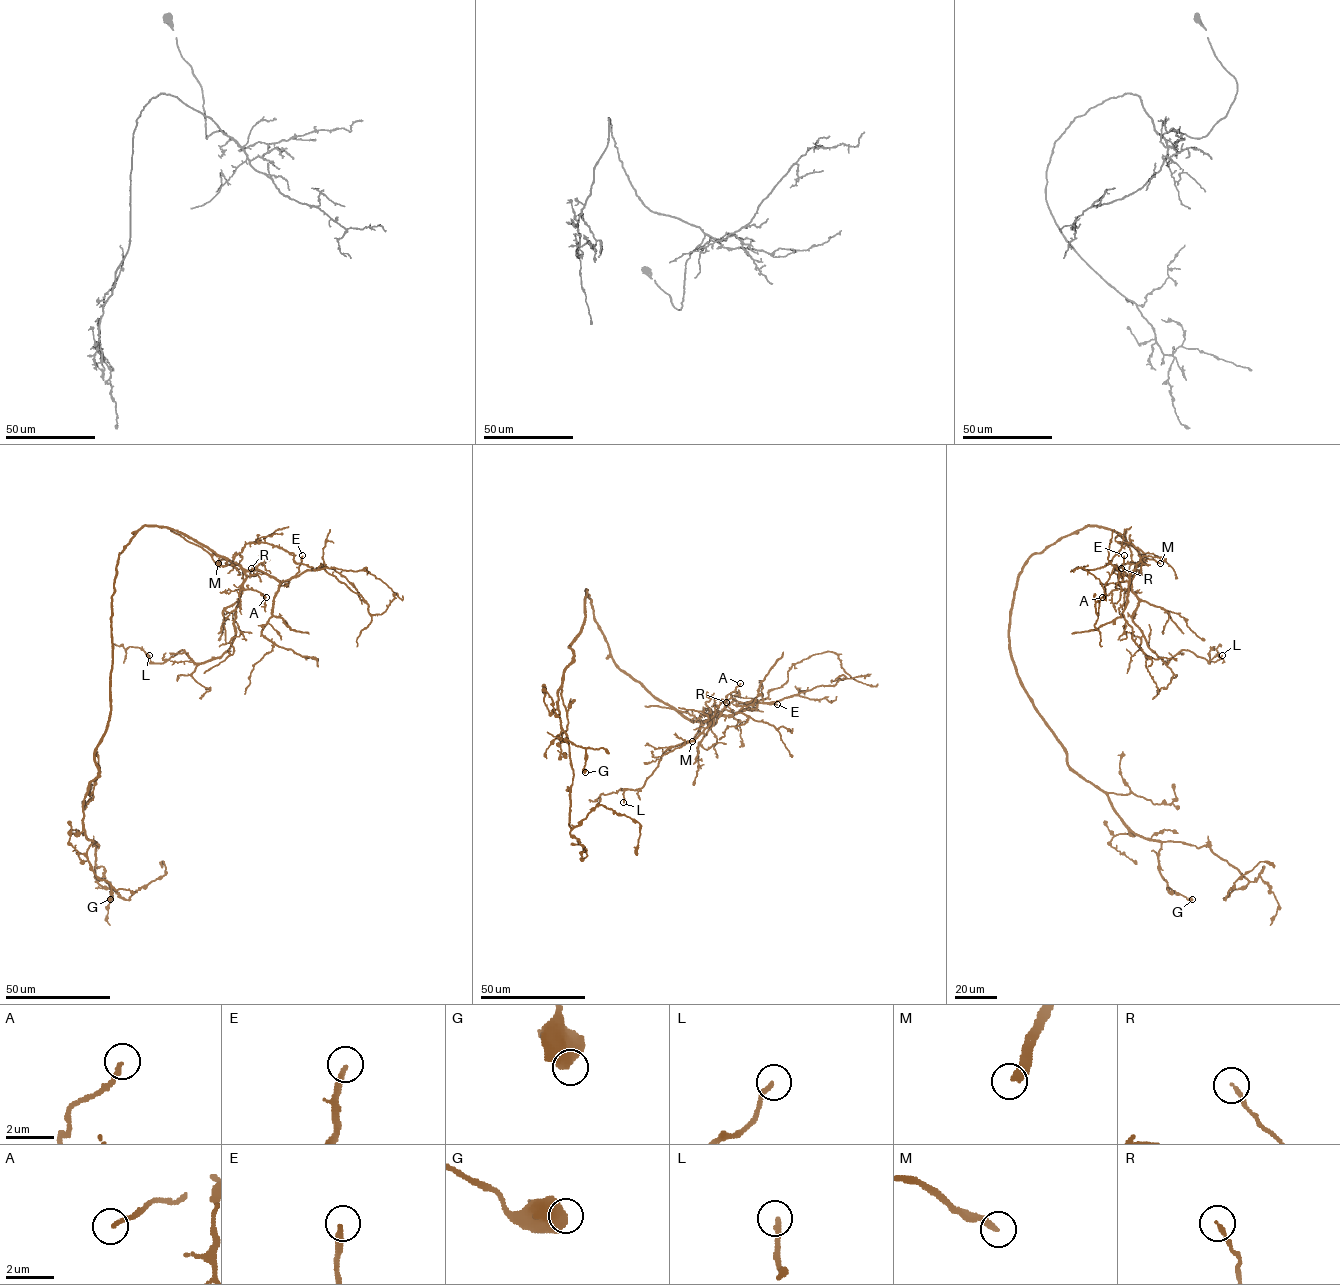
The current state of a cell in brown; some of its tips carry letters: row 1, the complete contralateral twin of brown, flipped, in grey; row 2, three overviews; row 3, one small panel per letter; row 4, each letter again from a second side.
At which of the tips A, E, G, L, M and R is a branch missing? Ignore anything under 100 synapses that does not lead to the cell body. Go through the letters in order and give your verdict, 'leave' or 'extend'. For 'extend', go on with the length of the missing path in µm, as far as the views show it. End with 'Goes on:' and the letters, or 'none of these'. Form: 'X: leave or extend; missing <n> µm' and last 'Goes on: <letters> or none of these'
A: leave
E: leave
G: leave
L: leave
M: extend; missing 100 µm
R: leave
Goes on: M

